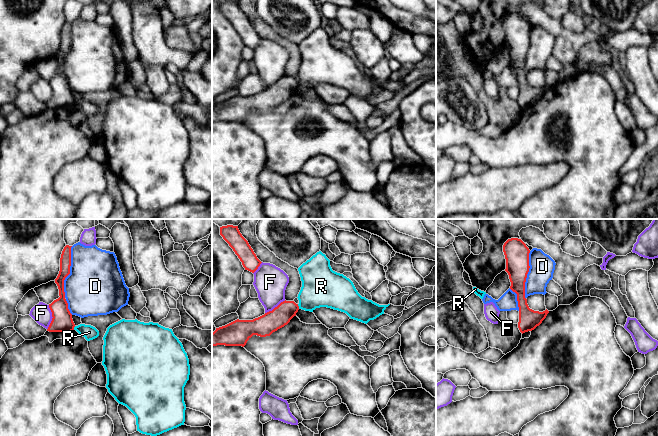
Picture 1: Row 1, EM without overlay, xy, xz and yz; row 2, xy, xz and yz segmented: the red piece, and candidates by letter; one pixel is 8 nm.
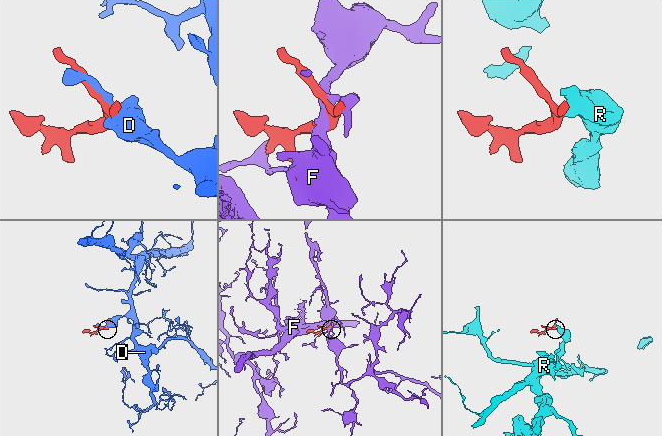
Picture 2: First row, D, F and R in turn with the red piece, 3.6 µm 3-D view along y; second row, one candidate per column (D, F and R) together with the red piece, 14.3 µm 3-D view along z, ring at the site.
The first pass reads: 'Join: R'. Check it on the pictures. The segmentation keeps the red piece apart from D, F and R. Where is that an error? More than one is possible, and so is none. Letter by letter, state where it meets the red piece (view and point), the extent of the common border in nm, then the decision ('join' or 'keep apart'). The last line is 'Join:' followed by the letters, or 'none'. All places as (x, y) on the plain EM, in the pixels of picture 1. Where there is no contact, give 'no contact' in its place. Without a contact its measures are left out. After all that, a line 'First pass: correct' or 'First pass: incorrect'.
D: xy (69, 48) | 420 nm | keep apart
F: xy (52, 92) | 200 nm | keep apart
R: xz (298, 82) | 40 nm | keep apart
Join: none
First pass: incorrect

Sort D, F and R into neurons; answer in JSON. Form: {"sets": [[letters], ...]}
{"sets": [["D"], ["F"], ["R"]]}

